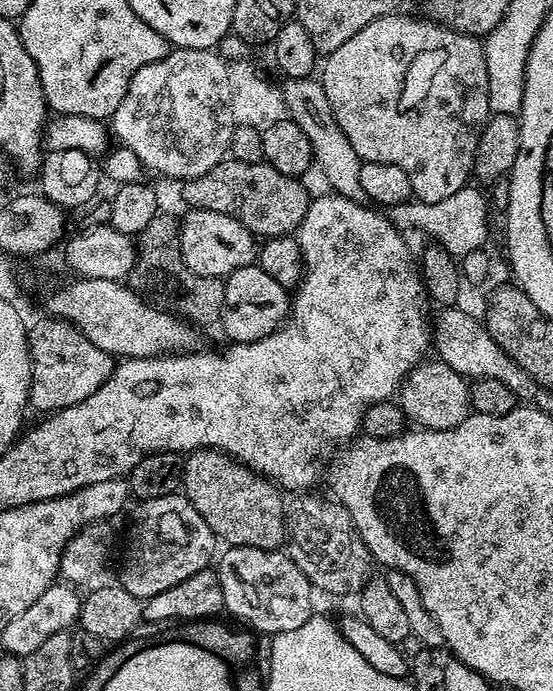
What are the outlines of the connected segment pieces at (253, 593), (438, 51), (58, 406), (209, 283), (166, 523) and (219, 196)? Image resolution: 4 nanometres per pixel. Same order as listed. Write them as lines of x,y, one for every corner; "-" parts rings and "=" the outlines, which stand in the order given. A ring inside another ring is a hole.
250,546
225,547
218,556
218,571
220,581
222,582
222,598
224,599
224,612
227,615
237,616
241,625
247,626
253,633
271,633
285,632
286,630
295,630
302,626
314,615
312,608
312,595
314,589
311,582
294,566
294,562
288,556
287,551
277,549
256,549
=
400,15
383,16
370,22
370,26
362,26
362,30
358,30
358,34
354,34
354,38
350,38
350,42
342,42
342,46
338,46
338,50
327,53
325,60
328,61
325,64
323,61
322,64
322,70
324,66
322,83
326,90
326,98
330,98
330,110
334,110
334,118
338,122
342,134
346,134
346,138
350,138
350,146
354,146
354,150
360,155
361,161
390,162
390,166
399,166
406,173
406,178
410,178
413,197
422,203
434,203
466,187
476,167
478,142
484,124
490,115
484,45
477,37
468,36
465,32
455,32
453,28
446,28
444,25
427,18
415,20
412,16
=
44,318
41,324
33,328
31,325
28,332
28,357
32,360
32,386
28,389
28,398
33,409
36,407
38,411
44,412
40,414
60,412
63,408
81,404
106,382
106,378
110,378
114,367
114,357
106,354
106,350
98,350
98,346
94,346
94,342
90,342
82,330
70,322
55,318
=
167,210
157,212
146,230
140,232
135,246
136,261
132,273
126,278
129,288
135,288
141,294
153,292
156,296
168,296
167,307
193,325
220,324
224,305
224,280
218,276
194,274
194,270
186,266
180,249
180,225
177,217
172,217
=
183,494
150,498
139,507
136,525
132,528
132,556
125,558
118,583
143,602
154,594
162,594
162,590
170,590
170,586
178,586
178,582
205,571
211,565
208,564
211,560
213,563
218,540
198,510
=
225,158
201,177
183,181
182,188
189,209
201,208
226,214
242,222
253,236
267,238
293,235
299,229
302,218
306,218
310,195
300,183
297,177
282,174
266,162
255,164

